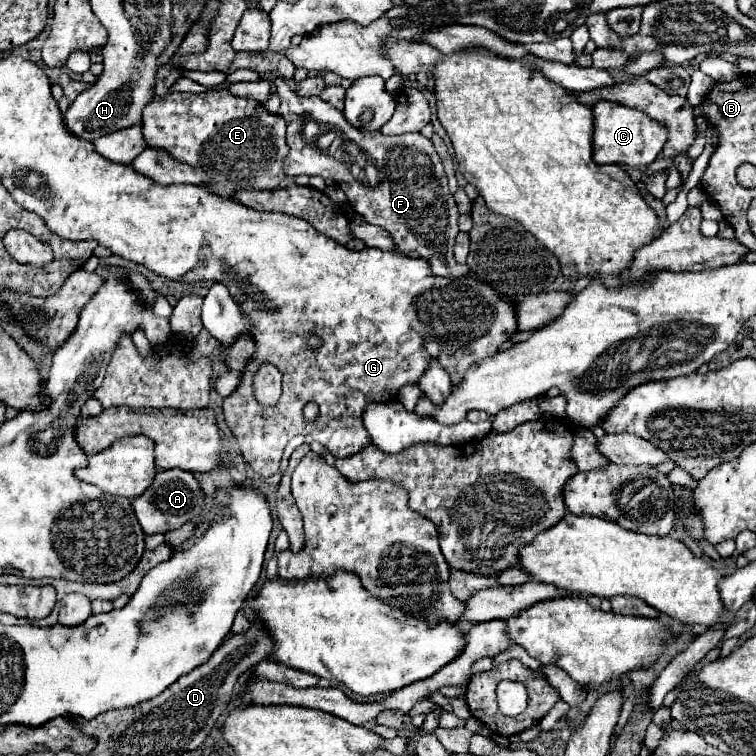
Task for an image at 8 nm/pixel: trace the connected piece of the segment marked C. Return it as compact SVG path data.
M599 101L593 105L593 161L597 165L651 165L655 157L661 153L665 141L667 129L661 123L647 117L643 111L611 101Z

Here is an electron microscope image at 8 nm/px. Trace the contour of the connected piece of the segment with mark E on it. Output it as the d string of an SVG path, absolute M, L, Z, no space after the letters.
M227 89L207 93L169 93L147 103L147 109L143 109L141 125L148 147L160 148L181 163L203 169L213 179L209 189L223 197L231 197L231 189L237 185L249 185L253 189L275 189L285 179L283 159L289 153L285 143L285 121L283 117L265 111L265 107L255 99L235 97Z

